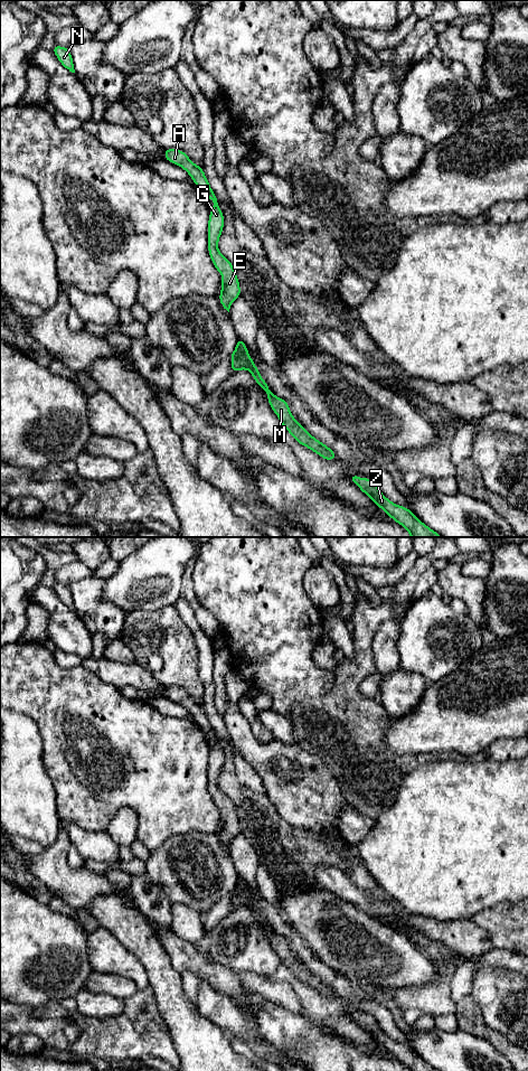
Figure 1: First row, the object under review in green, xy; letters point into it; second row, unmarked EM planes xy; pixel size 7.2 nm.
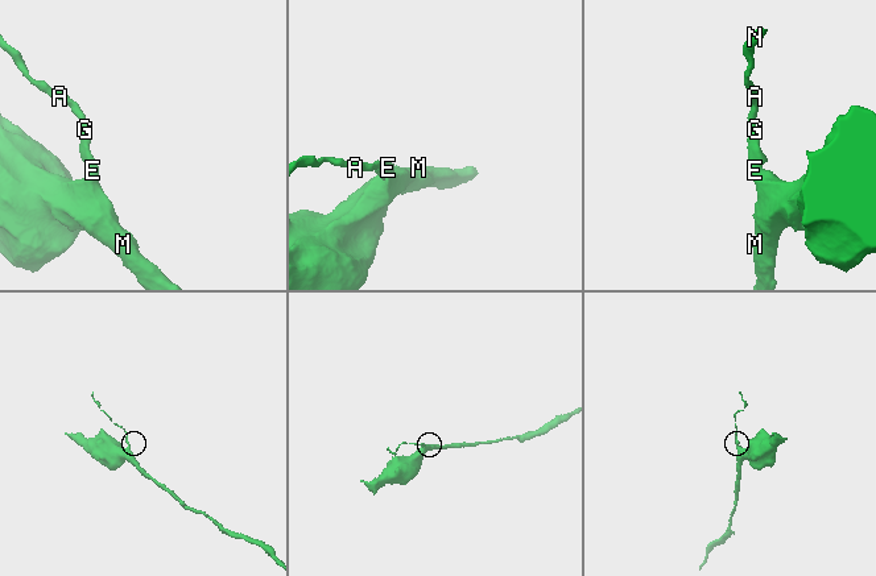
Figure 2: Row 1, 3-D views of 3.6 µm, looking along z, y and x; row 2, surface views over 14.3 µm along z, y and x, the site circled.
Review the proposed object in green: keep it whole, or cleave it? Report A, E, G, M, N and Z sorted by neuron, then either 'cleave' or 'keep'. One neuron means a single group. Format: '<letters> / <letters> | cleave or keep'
A E G M N Z | keep

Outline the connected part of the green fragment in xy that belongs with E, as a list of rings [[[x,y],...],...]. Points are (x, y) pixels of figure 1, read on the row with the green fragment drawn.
[[[164,149],[164,159],[185,169],[198,189],[215,203],[208,220],[208,251],[216,270],[223,275],[220,304],[229,312],[230,306],[242,291],[233,264],[218,251],[218,241],[224,228],[224,215],[219,208],[218,197],[209,186],[201,167],[195,165],[189,157],[178,149]]]

